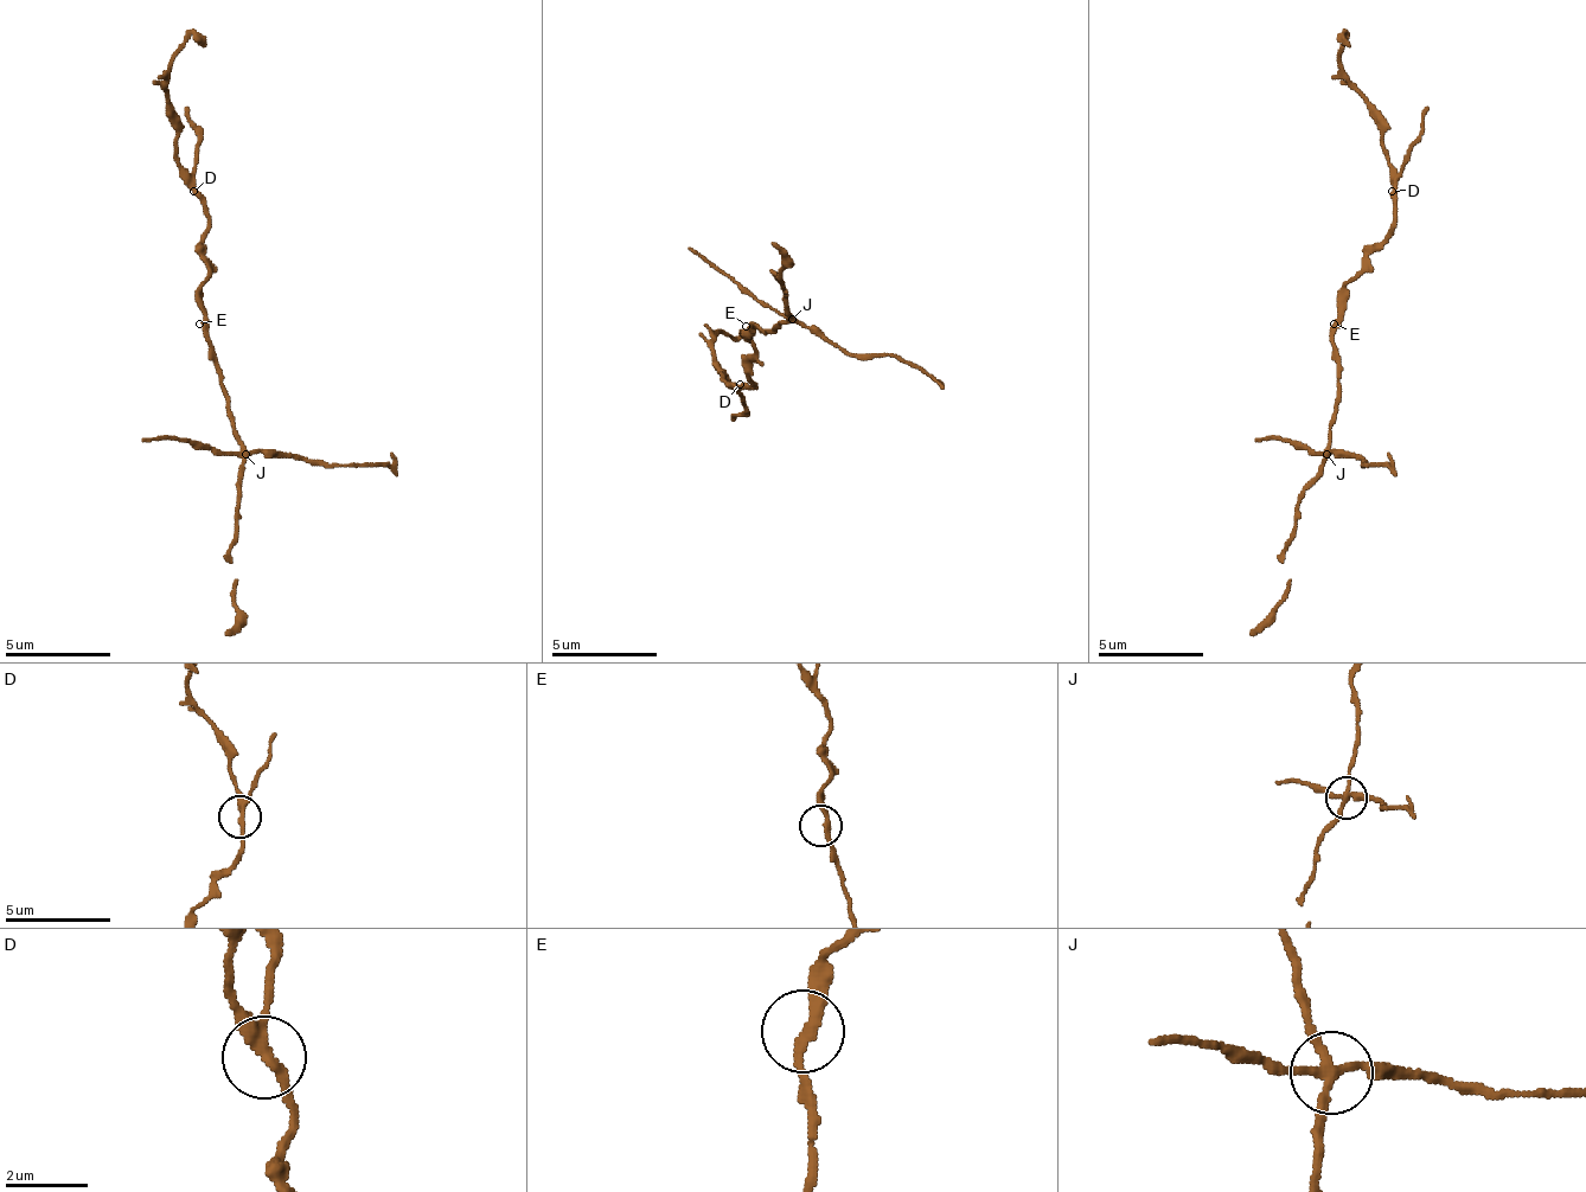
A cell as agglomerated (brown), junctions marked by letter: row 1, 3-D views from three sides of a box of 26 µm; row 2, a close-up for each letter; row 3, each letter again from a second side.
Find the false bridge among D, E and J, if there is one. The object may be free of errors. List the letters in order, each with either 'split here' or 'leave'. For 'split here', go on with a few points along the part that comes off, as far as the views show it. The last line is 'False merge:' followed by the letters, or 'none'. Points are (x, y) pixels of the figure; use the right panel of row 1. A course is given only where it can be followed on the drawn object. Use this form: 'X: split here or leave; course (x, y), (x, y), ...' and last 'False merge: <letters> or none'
D: leave
E: leave
J: split here; course (1329, 456), (1334, 450), (1398, 476)
False merge: J

